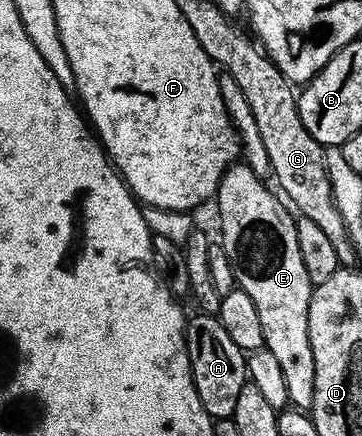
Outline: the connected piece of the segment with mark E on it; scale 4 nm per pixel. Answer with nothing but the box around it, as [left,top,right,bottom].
[214,162,314,410]

